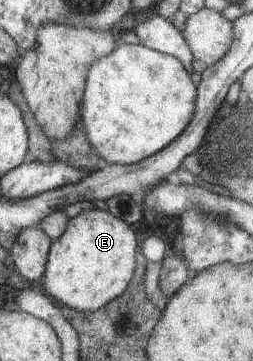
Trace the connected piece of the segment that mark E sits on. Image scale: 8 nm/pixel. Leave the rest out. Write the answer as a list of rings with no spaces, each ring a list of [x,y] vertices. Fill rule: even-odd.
[[[103,210],[79,213],[69,219],[65,232],[52,241],[48,265],[45,267],[45,279],[42,279],[45,293],[62,308],[68,306],[85,314],[101,310],[128,289],[129,283],[136,274],[136,251],[139,251],[138,239],[131,225],[126,225],[125,221]]]

